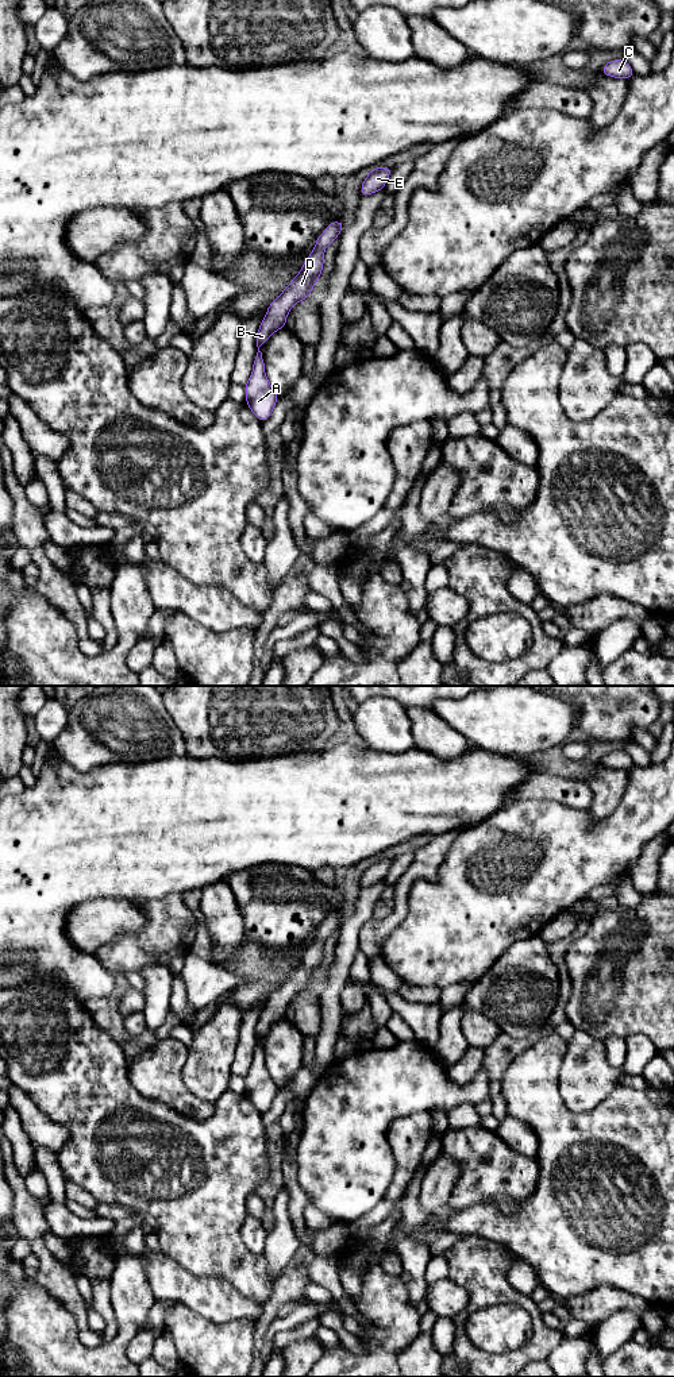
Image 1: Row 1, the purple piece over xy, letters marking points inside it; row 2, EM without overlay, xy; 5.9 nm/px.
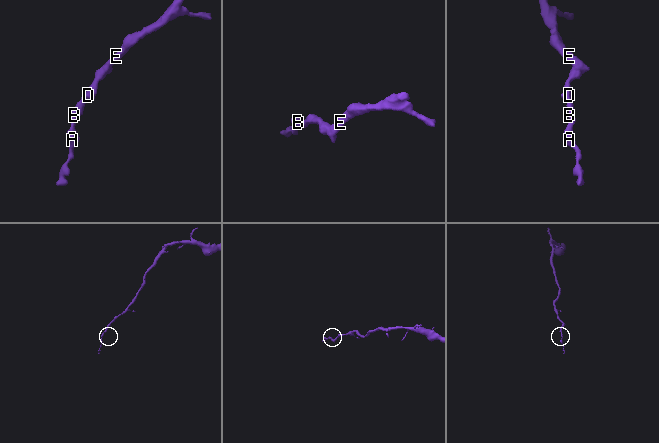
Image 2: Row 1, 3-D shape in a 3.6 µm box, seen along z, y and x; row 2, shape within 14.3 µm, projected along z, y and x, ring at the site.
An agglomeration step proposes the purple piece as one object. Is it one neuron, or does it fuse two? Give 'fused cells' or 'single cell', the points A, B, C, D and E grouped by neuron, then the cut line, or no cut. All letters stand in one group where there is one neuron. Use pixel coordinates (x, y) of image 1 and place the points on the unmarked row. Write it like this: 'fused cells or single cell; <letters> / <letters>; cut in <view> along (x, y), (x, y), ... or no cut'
single cell; A B C D E; no cut

